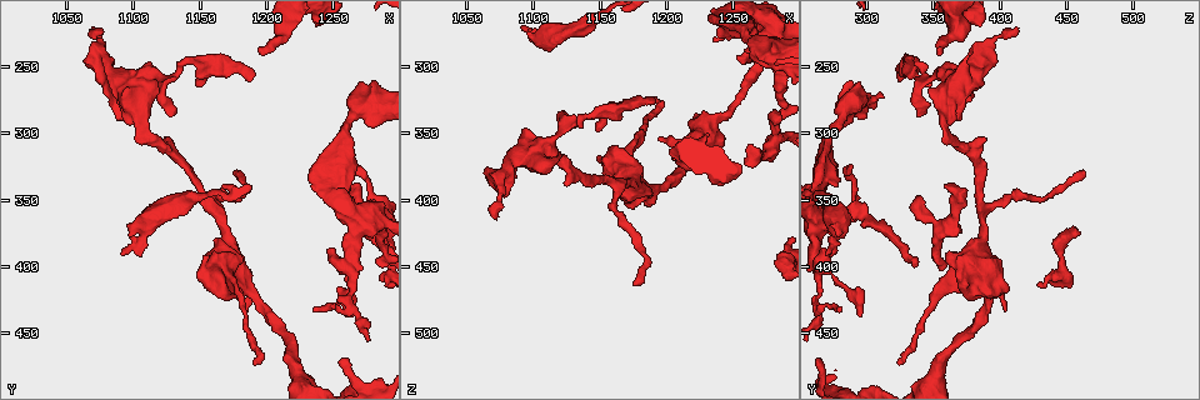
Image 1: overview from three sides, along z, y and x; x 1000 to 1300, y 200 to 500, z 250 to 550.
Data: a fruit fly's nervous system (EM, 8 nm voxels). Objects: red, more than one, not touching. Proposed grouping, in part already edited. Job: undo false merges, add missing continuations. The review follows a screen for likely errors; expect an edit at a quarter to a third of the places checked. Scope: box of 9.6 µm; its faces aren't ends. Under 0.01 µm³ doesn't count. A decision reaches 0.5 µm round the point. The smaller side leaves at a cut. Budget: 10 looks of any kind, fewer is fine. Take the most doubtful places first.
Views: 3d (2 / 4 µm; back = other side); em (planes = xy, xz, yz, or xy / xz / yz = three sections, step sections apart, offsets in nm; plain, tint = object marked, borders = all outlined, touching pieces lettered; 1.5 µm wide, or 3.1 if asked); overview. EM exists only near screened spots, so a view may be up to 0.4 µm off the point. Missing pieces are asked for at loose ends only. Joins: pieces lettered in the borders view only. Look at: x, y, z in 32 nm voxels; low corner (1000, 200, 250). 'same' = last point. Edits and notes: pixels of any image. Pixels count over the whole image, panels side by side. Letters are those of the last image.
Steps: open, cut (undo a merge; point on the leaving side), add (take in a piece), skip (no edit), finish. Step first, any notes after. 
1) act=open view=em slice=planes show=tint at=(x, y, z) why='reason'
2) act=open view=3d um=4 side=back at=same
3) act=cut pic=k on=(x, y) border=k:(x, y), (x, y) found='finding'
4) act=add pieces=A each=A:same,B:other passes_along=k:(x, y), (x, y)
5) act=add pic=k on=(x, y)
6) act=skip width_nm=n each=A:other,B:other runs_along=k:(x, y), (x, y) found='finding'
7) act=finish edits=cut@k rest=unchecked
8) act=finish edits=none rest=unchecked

act=open view=3d um=2 at=(1070, 224, 414) why='branch stops here'

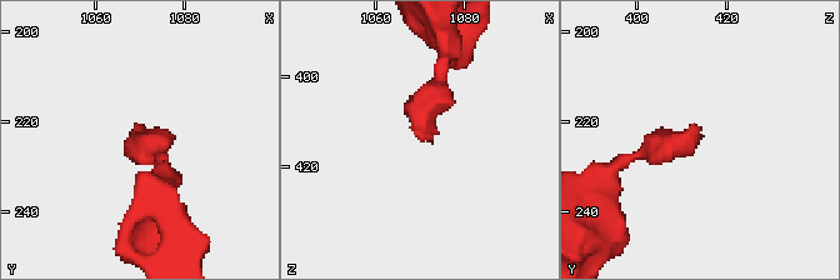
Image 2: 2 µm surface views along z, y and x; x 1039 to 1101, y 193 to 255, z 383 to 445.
act=open view=em slice=xy step=4 show=tint at=(1070, 222, 414)

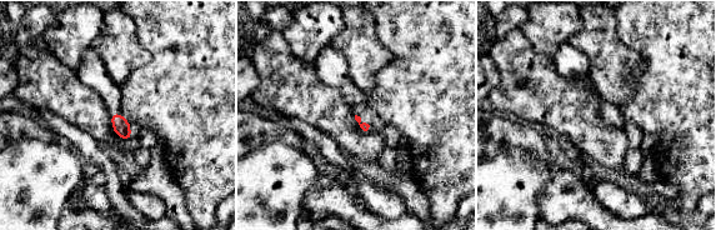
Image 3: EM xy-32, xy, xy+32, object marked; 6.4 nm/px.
act=open view=em slice=xy step=4 show=borders at=same

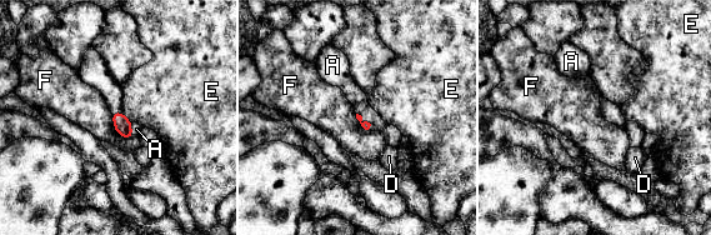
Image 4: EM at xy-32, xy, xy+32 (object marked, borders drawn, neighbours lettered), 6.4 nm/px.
act=add pieces=A each=A:same,D:other,E:other,F:other found='the cell continues'

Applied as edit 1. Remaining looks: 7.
act=open view=3d um=2 at=(1106, 378, 276) why='thick turns thin'

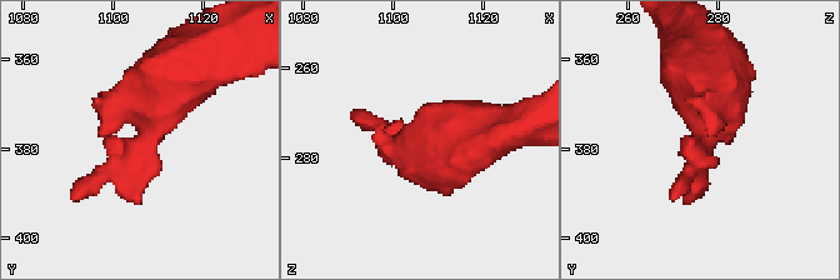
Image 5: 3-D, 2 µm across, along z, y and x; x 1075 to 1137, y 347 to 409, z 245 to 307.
act=open view=em slice=xz step=8 show=tint at=(1106, 379, 276) why='need the tissue'

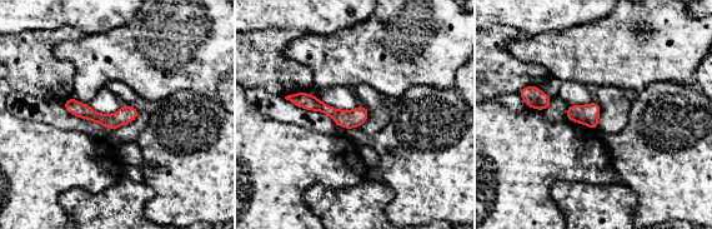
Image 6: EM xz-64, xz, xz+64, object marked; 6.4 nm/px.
act=open view=em slice=yz step=8 show=borders at=same

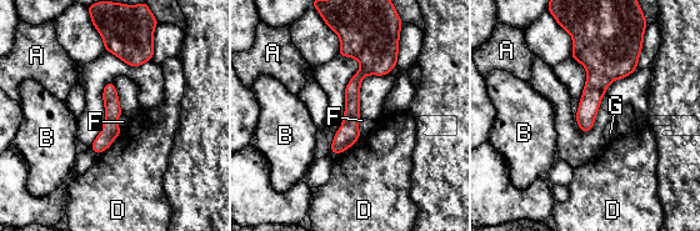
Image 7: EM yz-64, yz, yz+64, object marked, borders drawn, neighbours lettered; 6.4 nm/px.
act=skip each=A:other,B:other,D:other,F:other,G:other runs_along=7:(344, 14), (364, 70), (335, 150) found='all the same cell'

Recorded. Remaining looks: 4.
act=open view=3d um=2 at=(1234, 434, 280) why='an open end'

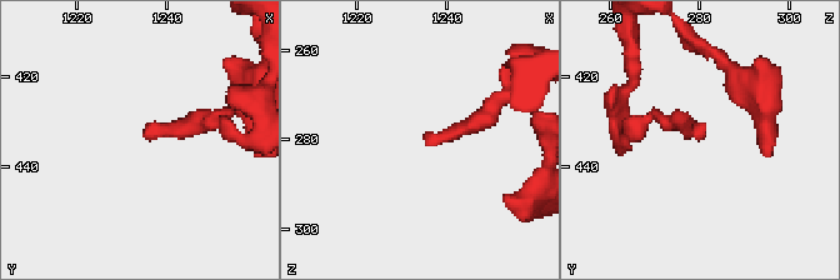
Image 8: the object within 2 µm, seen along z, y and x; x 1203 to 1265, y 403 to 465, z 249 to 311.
act=open view=em slice=xz step=4 show=plain at=(1234, 433, 279) why='now the EM'

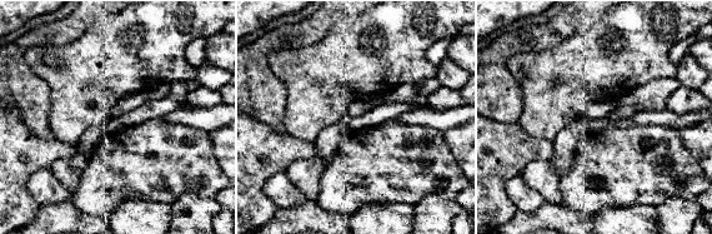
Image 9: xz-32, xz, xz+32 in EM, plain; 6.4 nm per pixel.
act=open view=em slice=xz step=4 show=borders at=same why='see the neighbours'

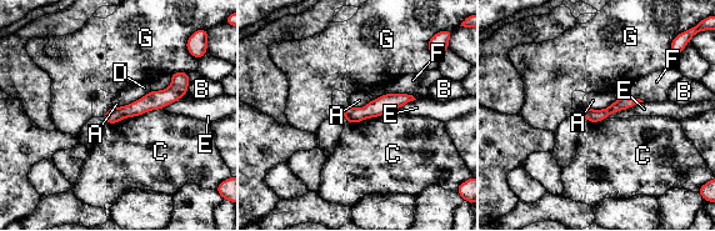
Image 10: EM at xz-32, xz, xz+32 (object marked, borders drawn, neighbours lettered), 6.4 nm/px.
act=skip width_nm=80 each=A:other,B:other,C:other,D:other,E:other,F:other,G:other found='no lettered piece goes on from it'

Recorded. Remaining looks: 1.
act=finish edits=add@4 rest=unchecked

